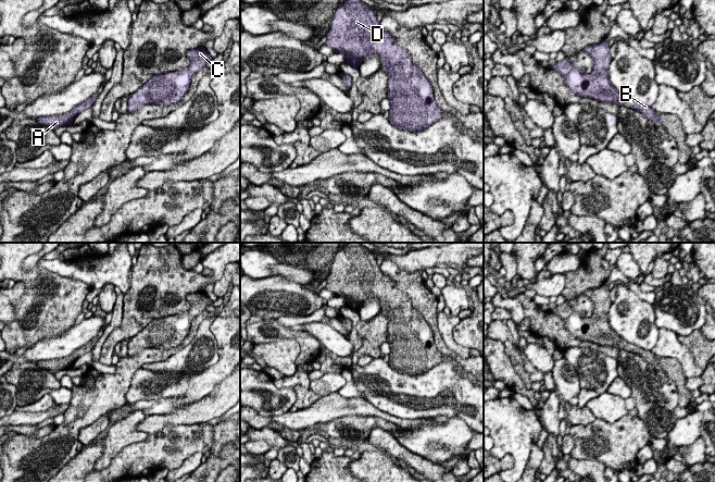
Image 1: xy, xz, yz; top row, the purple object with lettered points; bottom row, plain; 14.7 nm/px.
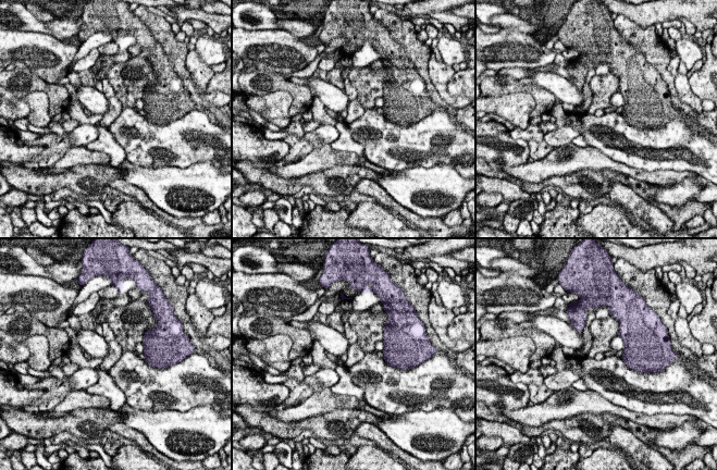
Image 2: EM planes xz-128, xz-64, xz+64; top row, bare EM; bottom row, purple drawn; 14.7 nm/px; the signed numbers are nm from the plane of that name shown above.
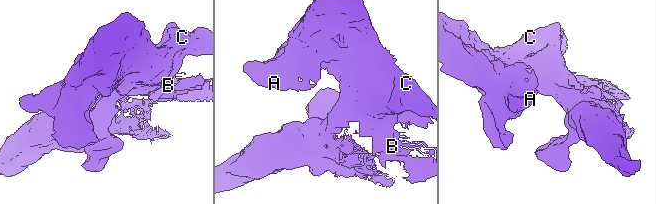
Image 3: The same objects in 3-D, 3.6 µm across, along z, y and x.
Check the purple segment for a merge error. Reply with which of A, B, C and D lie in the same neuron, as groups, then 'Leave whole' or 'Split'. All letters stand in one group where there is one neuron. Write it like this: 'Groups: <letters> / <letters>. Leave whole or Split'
Groups: A B C D. Leave whole

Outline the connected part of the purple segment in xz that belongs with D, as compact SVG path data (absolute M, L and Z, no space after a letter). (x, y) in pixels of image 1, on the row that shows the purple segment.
M347 0L339 7L326 34L326 46L336 53L346 55L346 63L355 69L369 57L377 54L380 58L380 67L386 69L388 79L388 100L390 102L390 123L404 131L419 132L441 120L441 110L434 98L434 91L422 70L412 62L411 55L402 49L389 33L386 33L377 21L377 15L368 4L362 0Z

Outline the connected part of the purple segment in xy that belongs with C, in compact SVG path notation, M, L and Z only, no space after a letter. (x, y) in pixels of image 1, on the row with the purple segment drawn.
M203 47L186 52L190 60L187 69L152 76L128 98L128 112L135 112L145 104L171 106L179 101L189 90L192 75L203 69L212 57Z

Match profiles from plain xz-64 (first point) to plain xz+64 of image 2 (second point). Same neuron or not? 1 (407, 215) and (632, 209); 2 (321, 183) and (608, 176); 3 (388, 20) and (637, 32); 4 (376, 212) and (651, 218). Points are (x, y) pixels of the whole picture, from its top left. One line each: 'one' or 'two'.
1: one
2: one
3: one
4: two

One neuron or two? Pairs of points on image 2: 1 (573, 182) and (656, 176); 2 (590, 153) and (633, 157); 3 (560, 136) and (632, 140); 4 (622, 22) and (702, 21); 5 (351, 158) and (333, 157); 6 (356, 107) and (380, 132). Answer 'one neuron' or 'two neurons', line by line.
1: two neurons
2: two neurons
3: two neurons
4: two neurons
5: one neuron
6: two neurons

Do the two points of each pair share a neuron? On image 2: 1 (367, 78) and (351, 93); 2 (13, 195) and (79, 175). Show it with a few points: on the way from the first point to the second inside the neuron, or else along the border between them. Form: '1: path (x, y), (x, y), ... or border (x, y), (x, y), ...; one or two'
1: border (347, 78), (357, 91), (356, 98); two
2: border (13, 187), (28, 193); two

